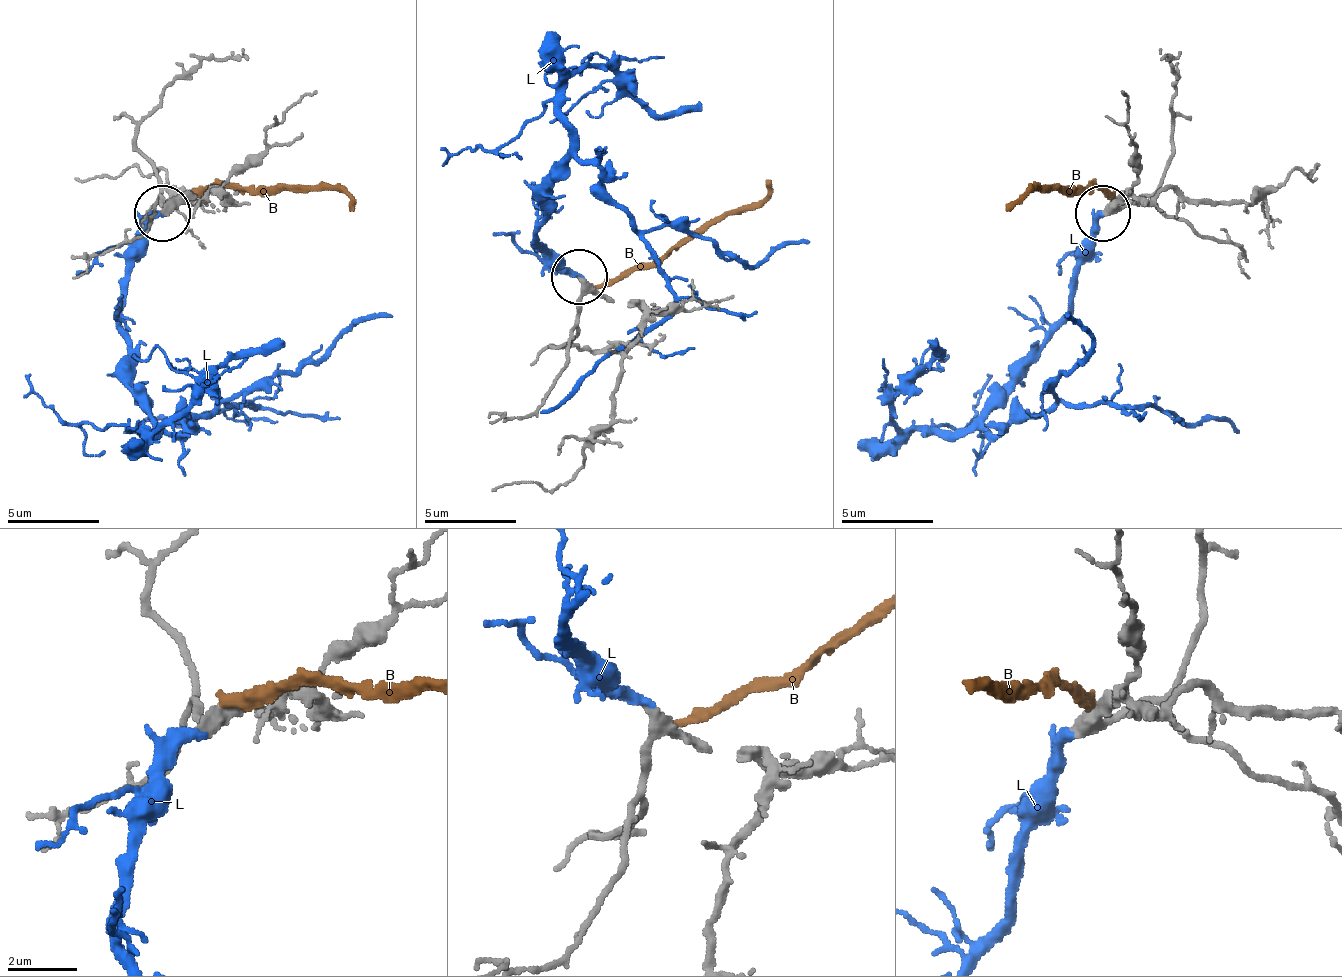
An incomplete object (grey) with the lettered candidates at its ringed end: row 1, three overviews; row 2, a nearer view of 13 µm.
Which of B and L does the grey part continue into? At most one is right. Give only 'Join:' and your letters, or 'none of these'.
Join: L

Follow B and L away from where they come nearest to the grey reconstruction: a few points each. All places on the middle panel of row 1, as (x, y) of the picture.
B: (592, 289), (647, 271), (748, 211), (772, 178)
L: (582, 280), (536, 238), (550, 178), (568, 160), (596, 164), (675, 308), (541, 414)

